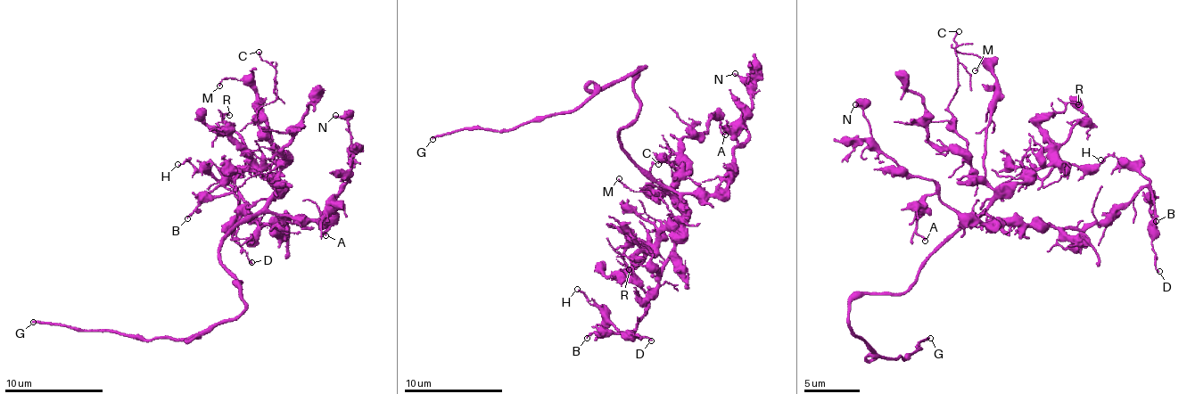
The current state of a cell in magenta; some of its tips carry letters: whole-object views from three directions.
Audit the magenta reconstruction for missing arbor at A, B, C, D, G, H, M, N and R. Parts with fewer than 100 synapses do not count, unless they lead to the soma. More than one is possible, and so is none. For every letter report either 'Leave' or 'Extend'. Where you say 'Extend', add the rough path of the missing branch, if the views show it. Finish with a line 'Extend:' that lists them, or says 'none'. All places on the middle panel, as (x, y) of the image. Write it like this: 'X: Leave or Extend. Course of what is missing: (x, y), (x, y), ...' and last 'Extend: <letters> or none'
A: Leave
B: Leave
C: Leave
D: Leave
G: Extend
H: Leave
M: Leave
N: Leave
R: Leave
Extend: G

